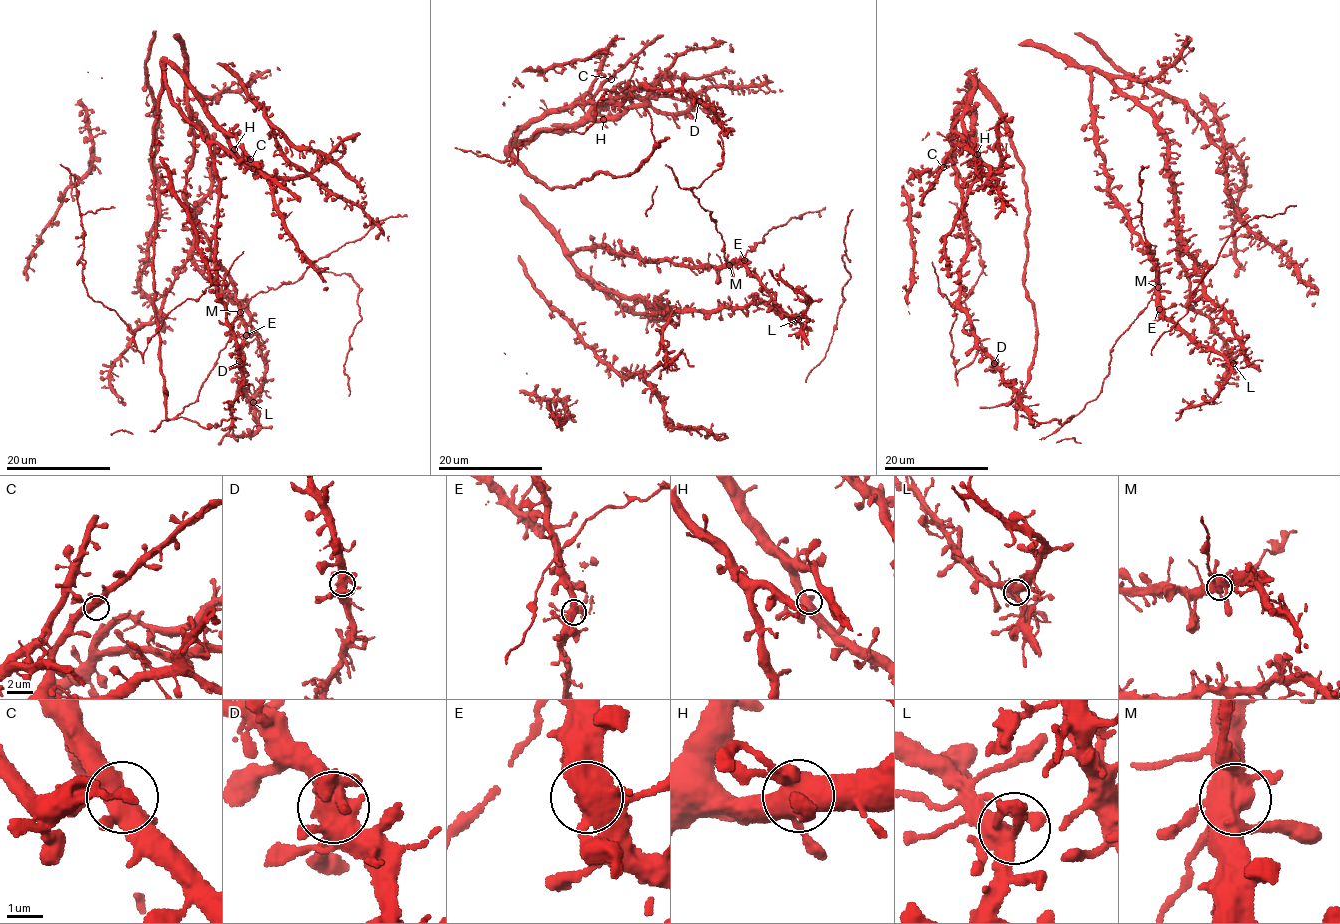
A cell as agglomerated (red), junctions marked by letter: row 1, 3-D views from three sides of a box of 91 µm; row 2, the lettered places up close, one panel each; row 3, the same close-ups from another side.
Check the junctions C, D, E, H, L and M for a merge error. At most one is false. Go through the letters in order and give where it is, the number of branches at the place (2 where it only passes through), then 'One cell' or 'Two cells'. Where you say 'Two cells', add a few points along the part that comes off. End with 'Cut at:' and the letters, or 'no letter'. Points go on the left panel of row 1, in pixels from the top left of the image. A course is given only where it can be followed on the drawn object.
C: Place: (250, 159). Branches: 5. One cell
D: Place: (239, 361). Branches: 8. One cell
E: Place: (246, 335). Branches: 5. One cell
H: Place: (234, 149). Branches: 4. One cell
L: Place: (253, 402). Branches: 6. One cell
M: Place: (240, 312). Branches: 7. One cell
Cut at: no letter

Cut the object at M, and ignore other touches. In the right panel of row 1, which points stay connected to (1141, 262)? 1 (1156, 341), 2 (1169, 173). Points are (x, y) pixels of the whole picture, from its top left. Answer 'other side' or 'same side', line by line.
1: same side
2: same side

